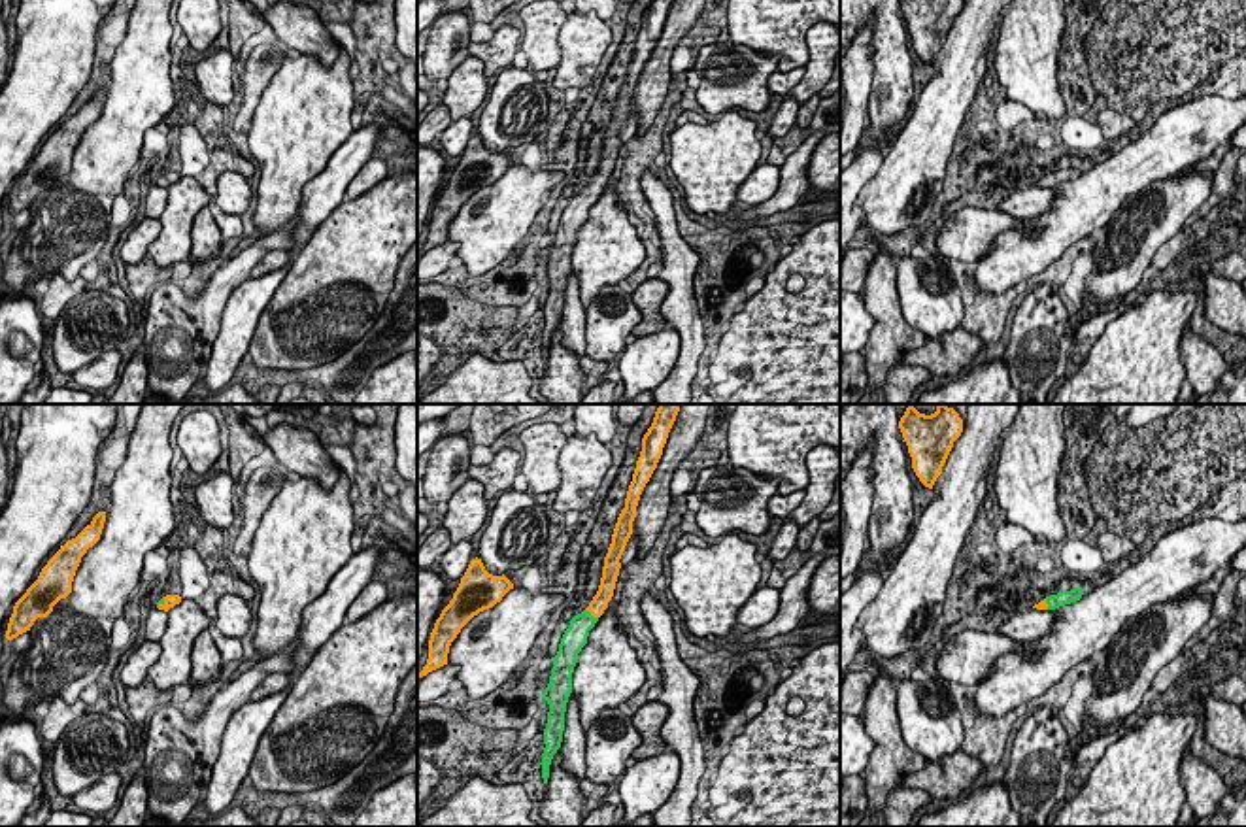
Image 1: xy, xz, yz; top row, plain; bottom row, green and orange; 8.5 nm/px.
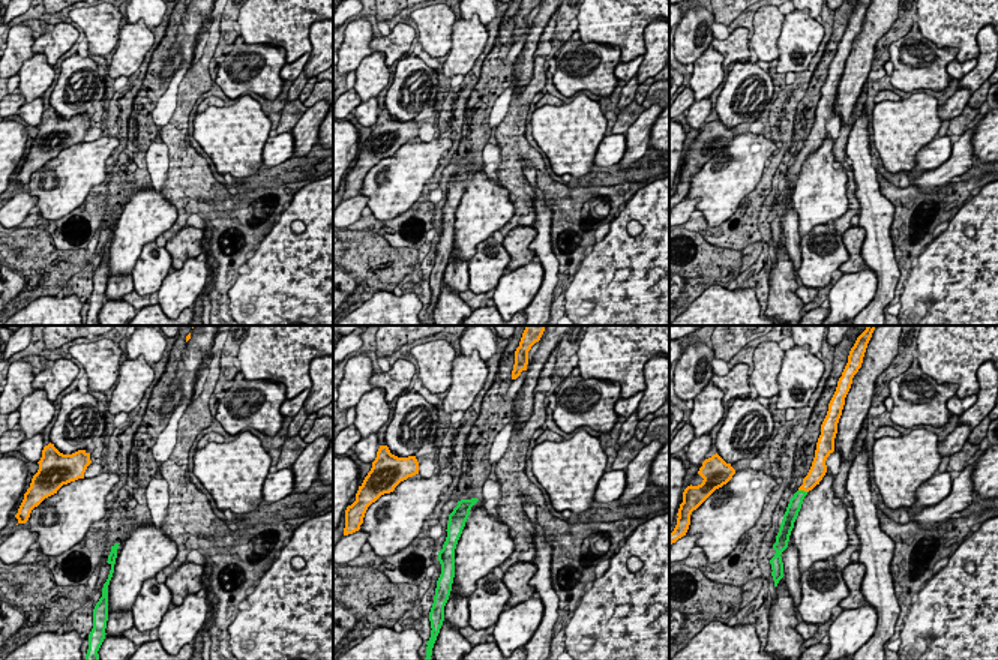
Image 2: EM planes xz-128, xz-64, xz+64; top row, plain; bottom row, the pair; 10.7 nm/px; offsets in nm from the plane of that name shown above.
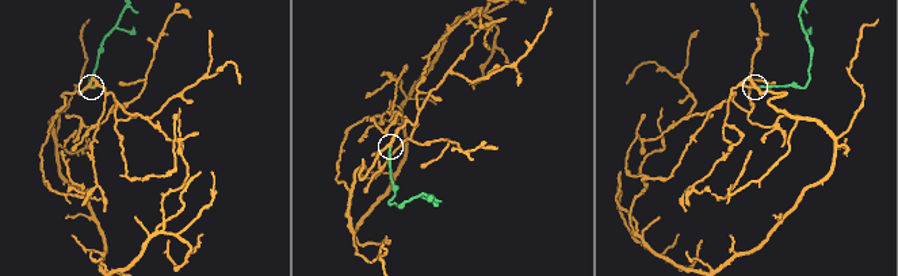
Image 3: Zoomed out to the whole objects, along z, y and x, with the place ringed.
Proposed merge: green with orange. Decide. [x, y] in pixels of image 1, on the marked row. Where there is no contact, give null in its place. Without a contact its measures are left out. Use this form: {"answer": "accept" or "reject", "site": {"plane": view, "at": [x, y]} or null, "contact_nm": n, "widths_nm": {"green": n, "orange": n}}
{"answer": "accept", "site": {"plane": "xz", "at": [589, 614]}, "contact_nm": 140, "widths_nm": {"green": 200, "orange": 140}}

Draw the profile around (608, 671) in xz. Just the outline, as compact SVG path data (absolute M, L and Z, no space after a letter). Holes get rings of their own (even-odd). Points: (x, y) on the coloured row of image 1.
M614 610L589 631L572 672L580 725L587 733L606 708L617 708L648 685L638 651Z

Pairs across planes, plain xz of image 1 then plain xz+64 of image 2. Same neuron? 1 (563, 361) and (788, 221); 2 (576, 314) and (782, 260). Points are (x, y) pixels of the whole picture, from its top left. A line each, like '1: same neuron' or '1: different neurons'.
1: same neuron
2: same neuron

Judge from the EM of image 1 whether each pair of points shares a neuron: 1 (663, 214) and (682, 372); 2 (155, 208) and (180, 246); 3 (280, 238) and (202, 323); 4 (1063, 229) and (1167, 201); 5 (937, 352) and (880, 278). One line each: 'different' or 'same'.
1: same
2: different
3: same
4: different
5: different

